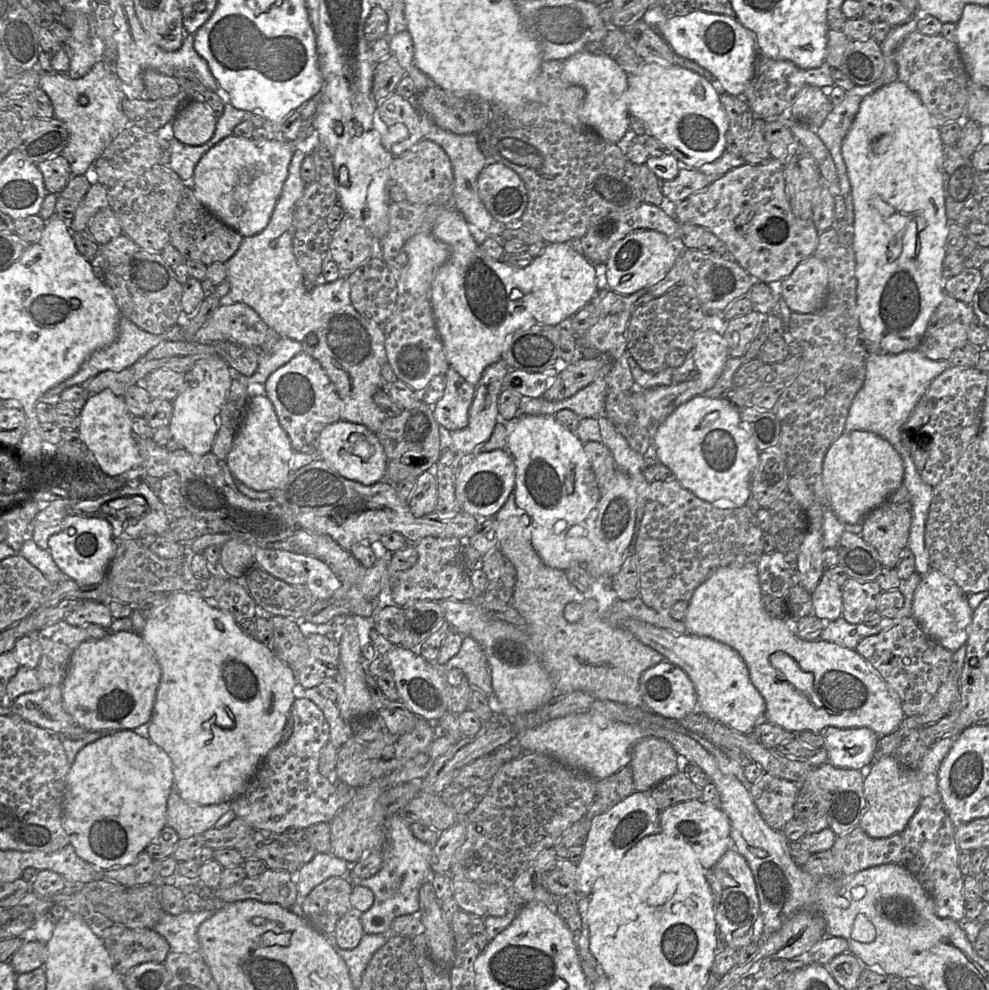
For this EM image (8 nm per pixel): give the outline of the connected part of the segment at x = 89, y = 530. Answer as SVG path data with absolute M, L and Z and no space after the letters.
M66 515L60 530L50 536L48 549L60 571L80 585L93 585L106 578L109 565L115 554L112 526L102 518Z

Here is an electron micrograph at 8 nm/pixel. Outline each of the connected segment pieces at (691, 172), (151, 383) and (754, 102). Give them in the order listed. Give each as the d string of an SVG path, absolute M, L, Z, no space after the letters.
M680 169L678 175L669 181L662 181L662 193L669 205L675 205L689 196L705 189L713 178L699 169Z
M171 369L154 370L142 381L152 399L173 401L184 389L185 373Z
M757 48L753 76L745 89L743 98L754 114L754 118L780 119L789 112L793 99L805 86L815 86L820 89L834 86L831 76L832 69L827 62L823 62L818 68L801 69L791 61L770 59L759 53Z

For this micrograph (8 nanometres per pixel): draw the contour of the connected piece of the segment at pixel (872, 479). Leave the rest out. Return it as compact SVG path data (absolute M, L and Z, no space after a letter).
M854 430L844 432L828 449L822 469L822 481L829 507L842 523L862 522L872 510L883 504L903 484L904 465L899 453L880 435Z

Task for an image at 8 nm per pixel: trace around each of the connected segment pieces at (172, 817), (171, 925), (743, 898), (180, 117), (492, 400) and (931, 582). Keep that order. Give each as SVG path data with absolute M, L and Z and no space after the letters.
M172 783L167 800L166 825L172 827L180 839L199 835L212 828L228 810L231 802L197 805L184 801Z
M203 909L196 913L185 911L179 915L164 913L153 929L167 940L170 951L190 954L200 951L198 927L214 912Z
M732 847L711 869L706 870L706 878L713 894L716 923L726 945L733 949L748 946L752 940L754 923L760 914L760 909L755 880L746 859Z
M189 99L170 124L170 133L181 143L199 146L208 142L216 128L217 118L202 99Z
M500 359L489 365L475 386L475 396L469 409L468 425L451 432L452 449L465 456L488 441L499 421L498 397L502 391L504 377L510 371L507 363Z
M934 569L921 577L912 602L912 617L930 638L954 653L966 645L968 629L972 621L973 610L970 608L968 595L950 578Z

